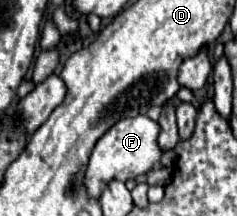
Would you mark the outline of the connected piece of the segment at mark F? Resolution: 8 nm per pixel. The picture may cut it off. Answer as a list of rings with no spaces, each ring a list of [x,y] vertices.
[[[148,115],[126,117],[126,119],[120,119],[114,127],[110,127],[98,139],[98,143],[90,155],[90,163],[88,163],[86,179],[84,179],[88,193],[94,199],[98,199],[100,191],[104,189],[104,183],[110,183],[112,179],[118,179],[118,181],[136,179],[138,175],[154,169],[162,157],[162,149],[158,145],[158,135],[160,135],[160,125],[156,121],[152,121]]]

